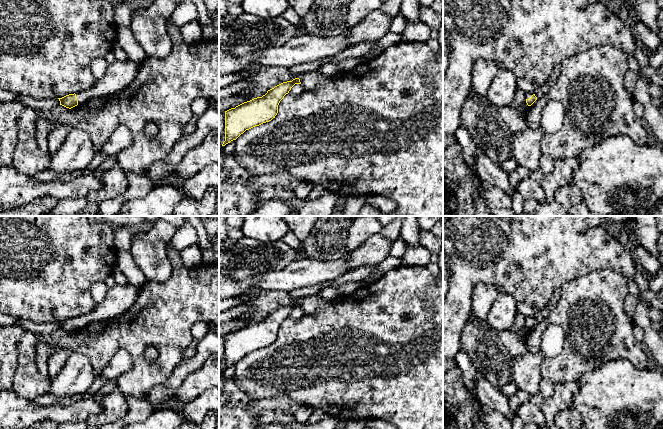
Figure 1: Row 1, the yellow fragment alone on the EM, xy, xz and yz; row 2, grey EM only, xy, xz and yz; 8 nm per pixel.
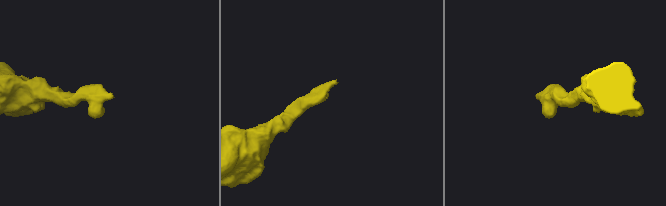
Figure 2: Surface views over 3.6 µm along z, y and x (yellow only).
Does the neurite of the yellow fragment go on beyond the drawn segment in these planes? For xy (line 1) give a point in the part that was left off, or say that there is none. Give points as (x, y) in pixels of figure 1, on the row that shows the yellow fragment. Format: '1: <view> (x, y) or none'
1: xy (120, 74)

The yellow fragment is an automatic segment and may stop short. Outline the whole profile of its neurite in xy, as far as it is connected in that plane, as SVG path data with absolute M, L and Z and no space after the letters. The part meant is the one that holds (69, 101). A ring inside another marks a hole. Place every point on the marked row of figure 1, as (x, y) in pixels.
M130 59L126 61L116 60L108 65L103 78L96 78L96 83L93 87L58 98L60 105L71 109L93 98L116 94L134 80L138 69L139 65Z

